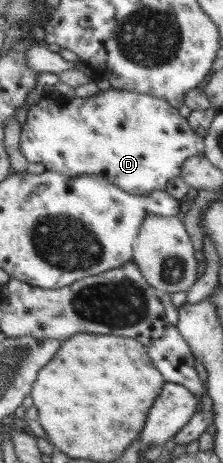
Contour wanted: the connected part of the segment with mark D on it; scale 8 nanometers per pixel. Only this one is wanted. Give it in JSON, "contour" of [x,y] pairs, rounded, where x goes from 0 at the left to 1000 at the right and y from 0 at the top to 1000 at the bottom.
{"contour":[[[502,188],[466,197],[444,194],[439,201],[390,212],[354,212],[318,201],[291,201],[242,207],[193,205],[175,216],[175,222],[121,231],[121,259],[103,274],[94,274],[94,289],[85,289],[85,324],[99,330],[94,335],[121,343],[126,352],[179,352],[202,361],[206,369],[274,374],[274,378],[291,376],[305,382],[404,376],[408,380],[466,384],[484,395],[543,406],[587,421],[650,421],[700,408],[744,413],[749,397],[767,387],[812,382],[812,359],[830,354],[830,346],[915,330],[915,300],[857,283],[839,257],[807,248],[794,233],[767,231],[758,222],[722,212]]]}

